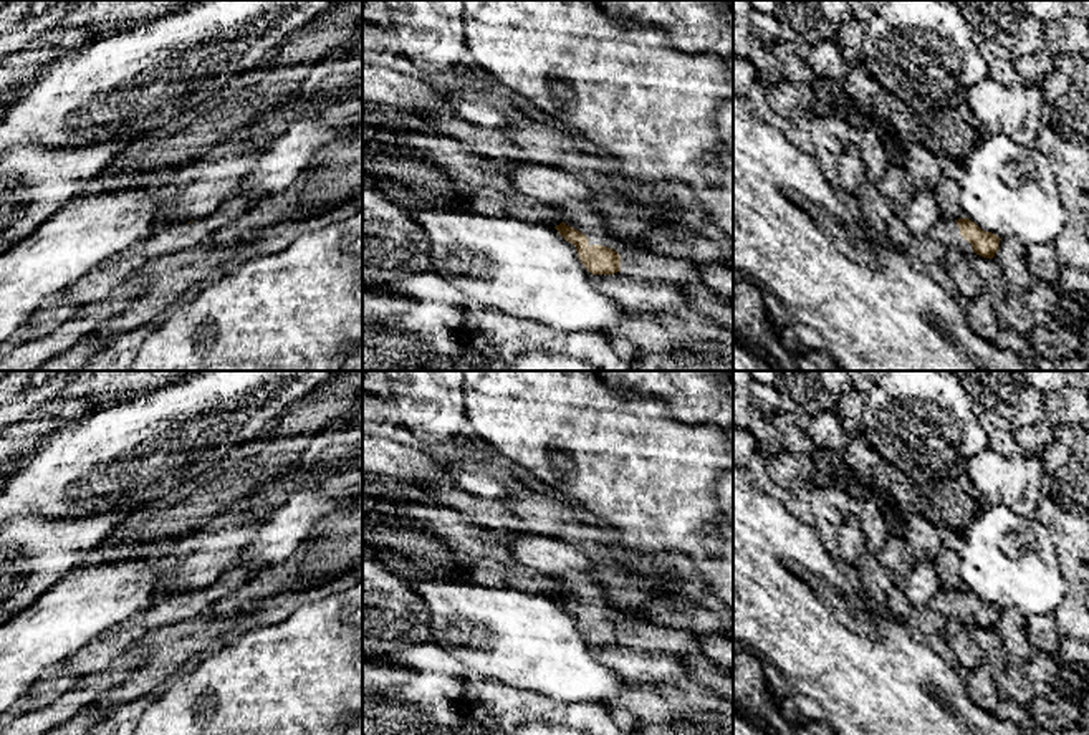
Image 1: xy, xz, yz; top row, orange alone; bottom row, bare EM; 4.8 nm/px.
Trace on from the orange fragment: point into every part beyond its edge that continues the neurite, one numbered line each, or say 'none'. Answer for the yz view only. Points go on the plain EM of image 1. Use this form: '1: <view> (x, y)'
1: yz (947, 603)

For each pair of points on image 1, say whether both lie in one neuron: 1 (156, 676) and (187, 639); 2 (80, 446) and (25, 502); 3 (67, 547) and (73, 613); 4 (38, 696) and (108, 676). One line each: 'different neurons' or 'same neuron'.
1: same neuron
2: same neuron
3: different neurons
4: different neurons

